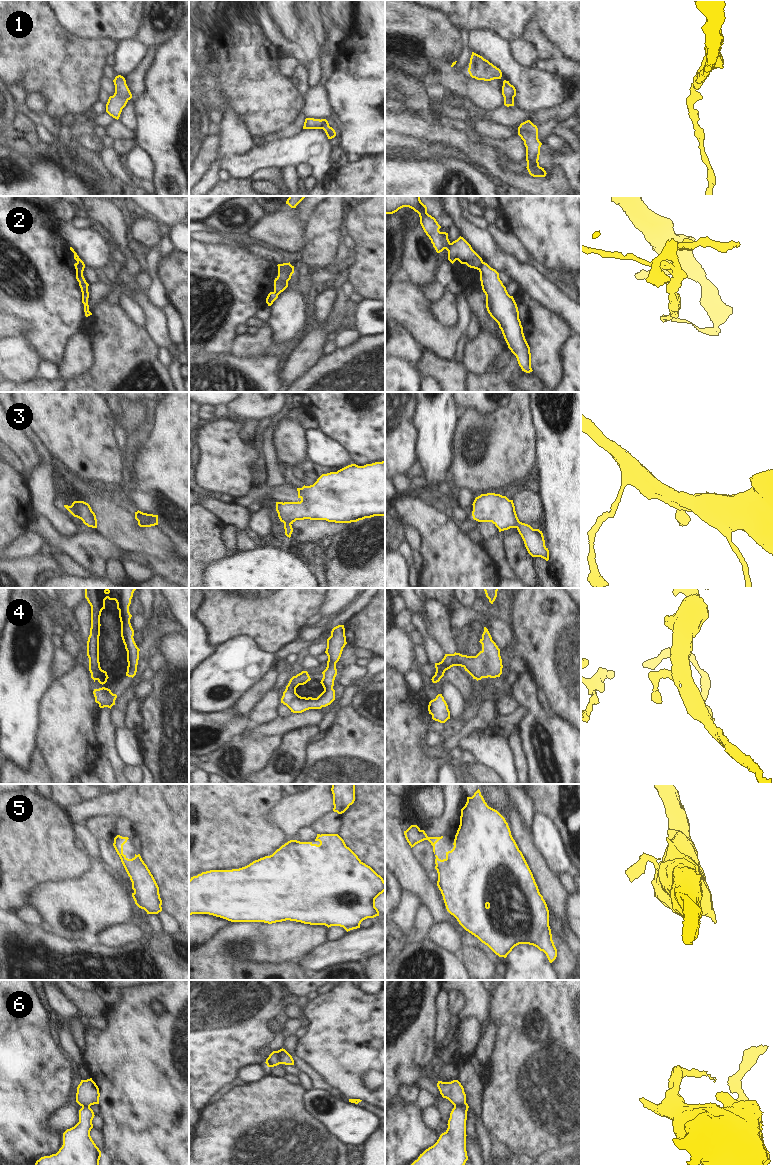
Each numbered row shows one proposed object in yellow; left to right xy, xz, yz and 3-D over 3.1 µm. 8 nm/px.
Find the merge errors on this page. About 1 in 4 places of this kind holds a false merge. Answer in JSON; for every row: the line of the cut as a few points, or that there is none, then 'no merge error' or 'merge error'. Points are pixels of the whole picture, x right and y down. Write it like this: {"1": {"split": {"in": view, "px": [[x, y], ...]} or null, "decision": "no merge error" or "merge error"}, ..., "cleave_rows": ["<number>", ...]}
{"1": {"split": null, "decision": "no merge error"}, "2": {"split": {"in": "xy", "px": [[77, 261], [83, 268]]}, "decision": "merge error"}, "3": {"split": null, "decision": "no merge error"}, "4": {"split": null, "decision": "no merge error"}, "5": {"split": null, "decision": "no merge error"}, "6": {"split": {"in": "xz", "px": [[278, 1050], [281, 1063]]}, "decision": "merge error"}, "cleave_rows": ["2", "6"]}

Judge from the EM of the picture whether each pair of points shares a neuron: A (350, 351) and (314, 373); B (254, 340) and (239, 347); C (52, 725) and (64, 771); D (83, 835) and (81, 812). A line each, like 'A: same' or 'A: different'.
A: same
B: same
C: same
D: different

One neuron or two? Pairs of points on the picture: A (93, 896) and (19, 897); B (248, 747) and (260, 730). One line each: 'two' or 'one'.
A: two
B: two

